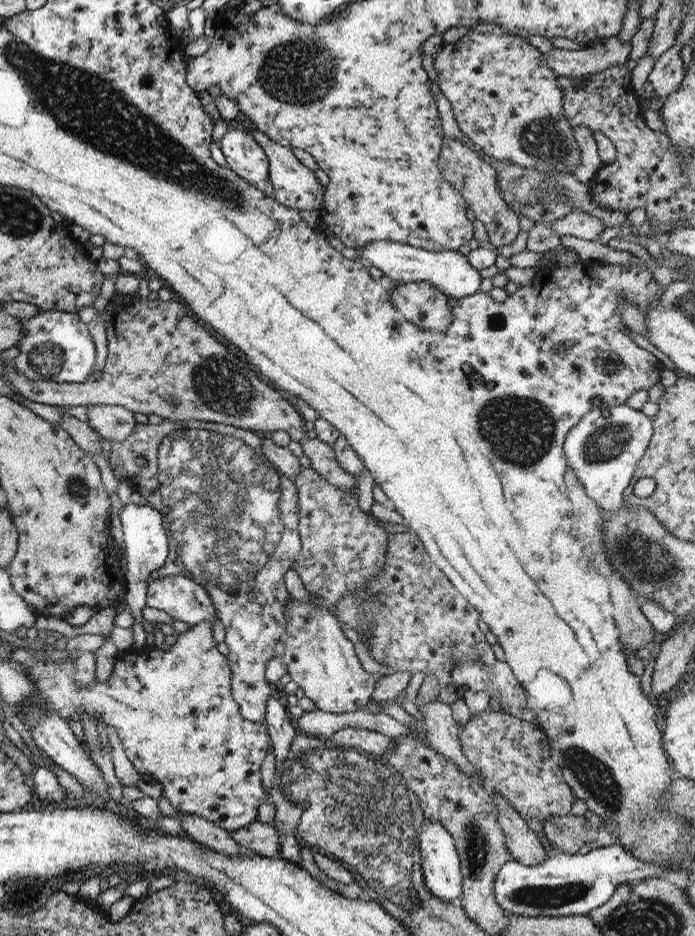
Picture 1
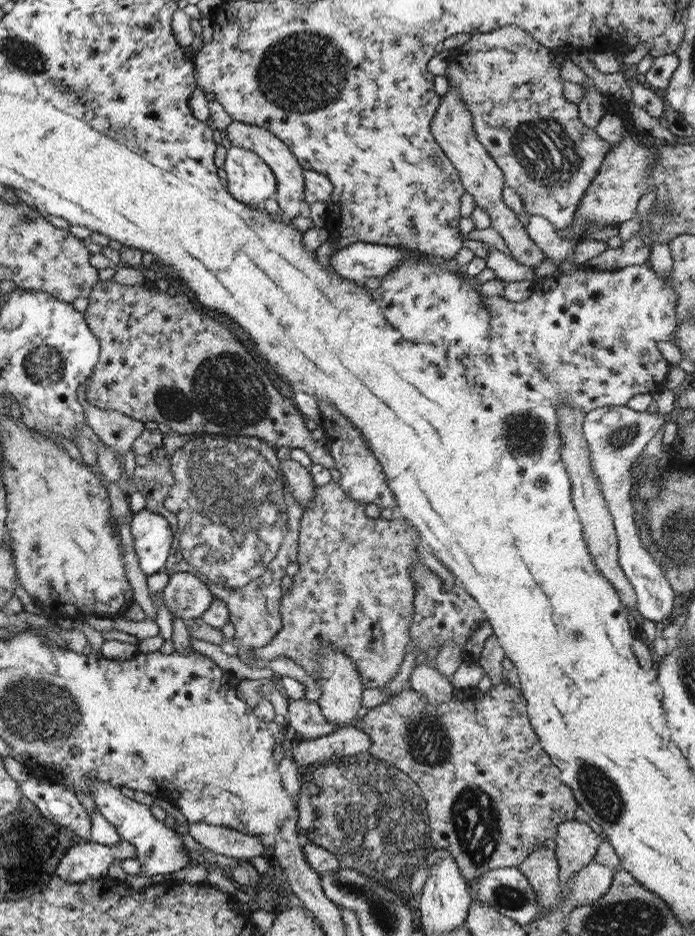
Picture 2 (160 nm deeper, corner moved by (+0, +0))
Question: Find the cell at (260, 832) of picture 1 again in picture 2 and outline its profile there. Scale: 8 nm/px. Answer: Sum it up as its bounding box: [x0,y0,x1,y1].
[187,822,269,859]

